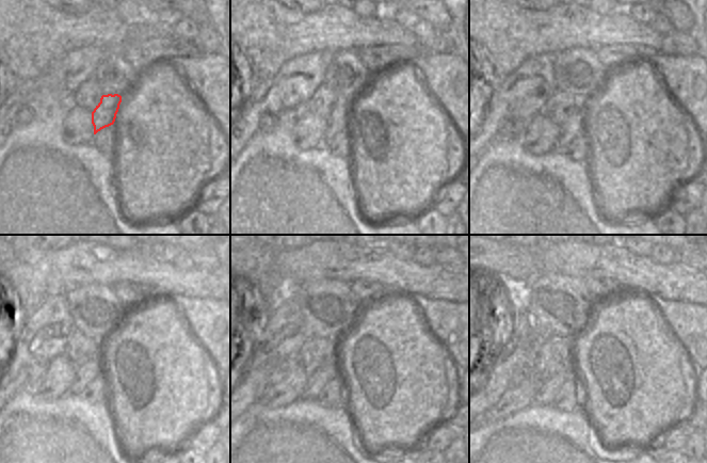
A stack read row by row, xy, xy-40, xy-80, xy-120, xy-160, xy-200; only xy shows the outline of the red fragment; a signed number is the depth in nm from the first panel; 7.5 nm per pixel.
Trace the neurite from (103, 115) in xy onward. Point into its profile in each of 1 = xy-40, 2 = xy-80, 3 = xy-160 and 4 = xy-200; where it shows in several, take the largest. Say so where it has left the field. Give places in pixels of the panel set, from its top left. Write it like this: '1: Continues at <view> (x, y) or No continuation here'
1: Continues at xy-40 (341, 115)
2: Continues at xy-80 (568, 130)
3: Continues at xy-160 (316, 380)
4: Continues at xy-200 (548, 387)

